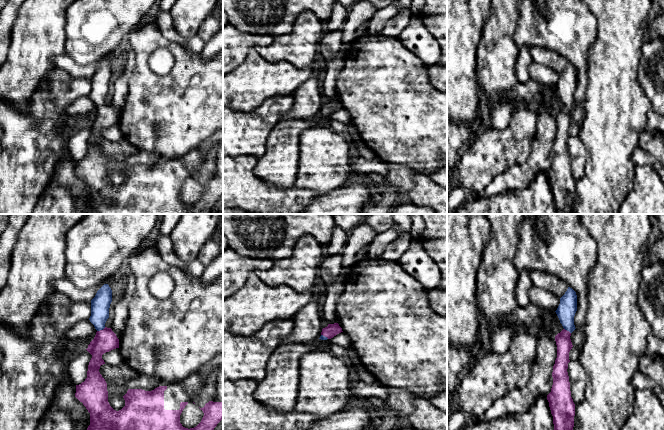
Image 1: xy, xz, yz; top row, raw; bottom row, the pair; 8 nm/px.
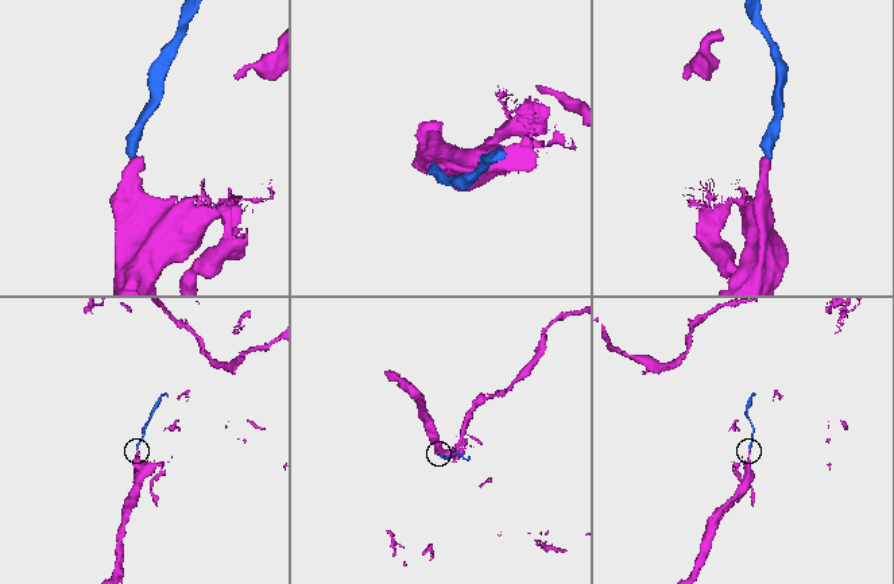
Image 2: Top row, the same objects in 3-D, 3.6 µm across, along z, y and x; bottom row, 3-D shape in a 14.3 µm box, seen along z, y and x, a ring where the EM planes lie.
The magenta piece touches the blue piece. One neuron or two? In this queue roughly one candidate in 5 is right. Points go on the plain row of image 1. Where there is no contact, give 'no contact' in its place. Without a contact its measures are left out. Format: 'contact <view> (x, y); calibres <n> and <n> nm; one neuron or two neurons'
contact xy (101, 106); calibres 180 and 160 nm; one neuron

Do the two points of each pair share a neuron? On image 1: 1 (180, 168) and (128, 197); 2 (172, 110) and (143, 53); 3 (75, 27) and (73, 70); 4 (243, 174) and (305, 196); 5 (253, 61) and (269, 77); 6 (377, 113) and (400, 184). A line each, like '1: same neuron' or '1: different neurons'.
1: same neuron
2: same neuron
3: different neurons
4: same neuron
5: same neuron
6: different neurons

